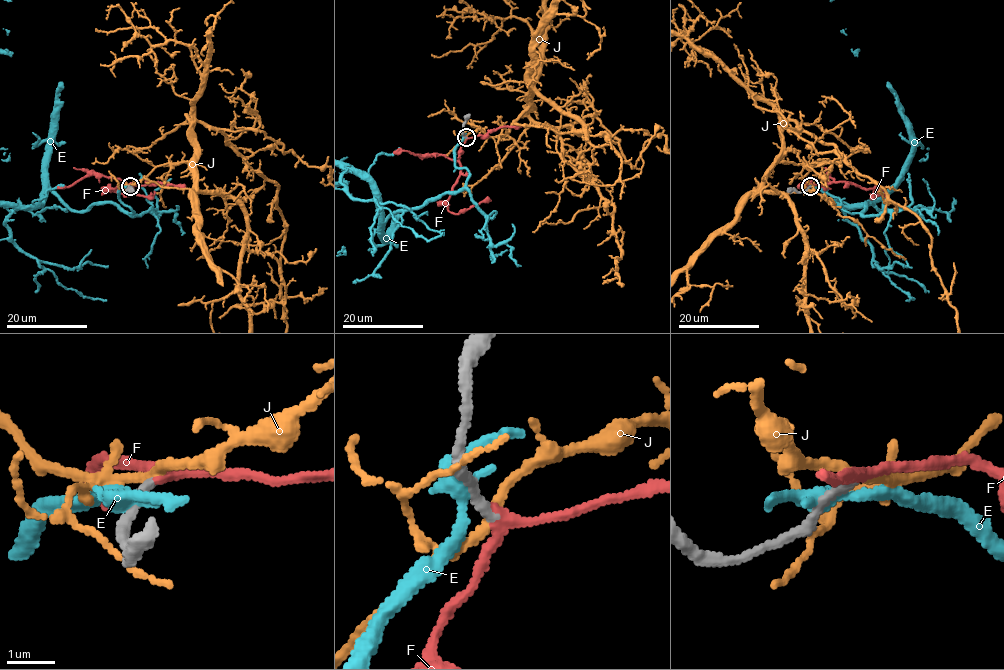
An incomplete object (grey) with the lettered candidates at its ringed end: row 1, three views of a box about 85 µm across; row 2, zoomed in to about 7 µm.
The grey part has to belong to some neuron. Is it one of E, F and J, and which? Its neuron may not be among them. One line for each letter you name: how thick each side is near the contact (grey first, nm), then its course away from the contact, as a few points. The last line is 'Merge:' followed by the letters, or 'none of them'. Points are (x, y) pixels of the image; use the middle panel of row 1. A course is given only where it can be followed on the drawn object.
F: Thickness 190 nm (grey) against 200 nm. Its course: (465, 137), (459, 156), (461, 174), (447, 202), (448, 209), (459, 214), (490, 200)
Merge: F

